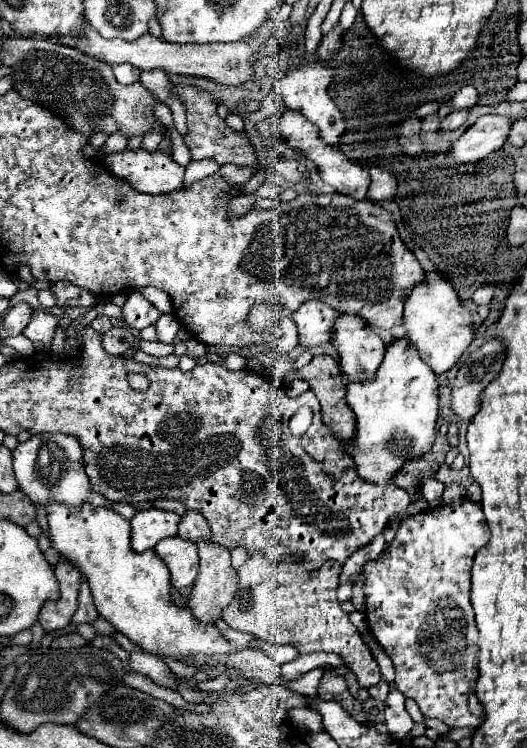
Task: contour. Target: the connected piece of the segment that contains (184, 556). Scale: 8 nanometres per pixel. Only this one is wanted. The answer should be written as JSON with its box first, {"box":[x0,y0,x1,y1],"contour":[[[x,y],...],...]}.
{"box":[155,536,199,588],"contour":[[[171,536],[155,546],[157,556],[169,566],[171,582],[175,588],[185,588],[195,582],[199,572],[197,546],[191,540]]]}

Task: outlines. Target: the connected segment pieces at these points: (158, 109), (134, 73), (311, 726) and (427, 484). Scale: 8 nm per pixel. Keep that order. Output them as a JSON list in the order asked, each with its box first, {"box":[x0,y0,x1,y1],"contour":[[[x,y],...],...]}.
[{"box":[154,103,175,131],"contour":[[[161,103],[161,105],[156,105],[154,108],[155,116],[165,124],[171,131],[175,131],[175,125],[172,118],[172,113],[168,106]]]},{"box":[113,64,139,84],"contour":[[[119,64],[113,66],[113,74],[121,84],[133,84],[139,80],[139,70],[135,70],[135,66],[127,66],[127,64]]]},{"box":[288,707,323,732],"contour":[[[307,707],[293,708],[288,712],[289,718],[299,727],[305,727],[311,732],[321,732],[323,726],[319,722],[319,714]]]},{"box":[421,478,445,502],"contour":[[[425,478],[421,482],[421,494],[423,494],[423,498],[427,502],[441,502],[443,490],[445,490],[445,486],[439,480],[435,480],[435,478]]]}]

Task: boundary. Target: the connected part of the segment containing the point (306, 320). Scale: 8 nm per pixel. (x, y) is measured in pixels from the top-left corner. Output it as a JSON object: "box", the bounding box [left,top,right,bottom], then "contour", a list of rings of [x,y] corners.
{"box":[293,300,337,350],"contour":[[[321,300],[305,302],[295,314],[293,320],[299,332],[299,346],[305,350],[331,344],[333,342],[333,326],[337,318],[337,310],[323,304]]]}

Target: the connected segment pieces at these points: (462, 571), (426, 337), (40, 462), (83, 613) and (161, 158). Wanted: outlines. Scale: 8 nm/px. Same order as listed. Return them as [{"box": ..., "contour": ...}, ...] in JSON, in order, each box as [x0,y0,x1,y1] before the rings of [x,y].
[{"box":[363,498,489,728],"contour":[[[461,498],[457,502],[405,518],[389,546],[387,558],[381,562],[369,562],[363,568],[367,624],[381,648],[393,660],[395,688],[403,692],[403,696],[413,698],[425,718],[437,718],[449,728],[477,728],[485,718],[483,704],[473,692],[473,684],[479,676],[479,646],[475,644],[477,628],[469,592],[473,556],[487,542],[489,526],[485,522],[481,504]]]},{"box":[403,270,473,374],"contour":[[[437,270],[425,272],[425,280],[415,284],[411,294],[407,296],[407,304],[403,310],[403,326],[407,330],[405,338],[411,342],[411,346],[415,346],[415,350],[433,368],[435,374],[447,372],[451,366],[457,364],[459,356],[473,340],[471,324],[473,316],[459,302],[457,292],[451,286],[451,280],[439,274]]]},{"box":[13,434,109,506],"contour":[[[33,434],[27,442],[21,442],[13,450],[13,470],[19,488],[31,498],[33,504],[47,506],[49,502],[65,506],[95,504],[107,506],[109,500],[95,494],[89,486],[89,478],[83,466],[83,452],[79,442],[67,434]]]},{"box":[73,576,97,624],"contour":[[[83,576],[81,578],[81,588],[79,588],[79,606],[77,606],[77,612],[73,614],[73,622],[75,624],[93,622],[95,618],[97,618],[97,610],[95,610],[93,598],[91,598],[91,588],[89,588],[87,578]]]},{"box":[103,150,185,194],"contour":[[[123,150],[103,158],[103,166],[129,182],[143,194],[169,194],[183,186],[185,168],[175,164],[169,154],[157,150],[153,154],[145,150]]]}]

